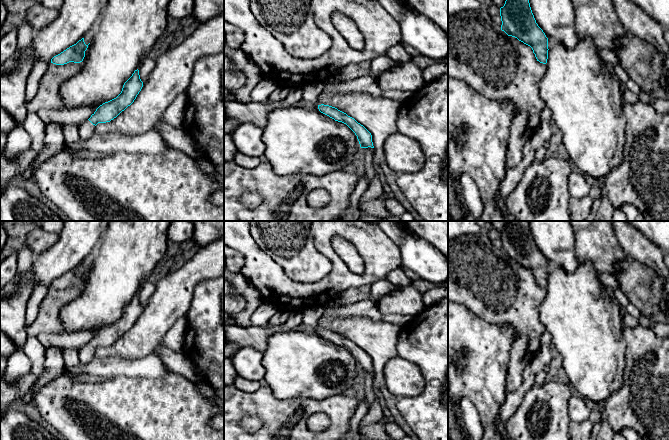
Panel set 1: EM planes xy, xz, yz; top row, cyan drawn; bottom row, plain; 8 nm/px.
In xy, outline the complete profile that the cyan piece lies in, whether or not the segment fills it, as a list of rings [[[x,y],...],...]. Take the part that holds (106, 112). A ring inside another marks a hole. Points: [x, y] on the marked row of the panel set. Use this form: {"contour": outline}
{"contour": [[[137,69],[124,83],[121,93],[116,98],[100,105],[88,120],[78,125],[80,138],[83,141],[91,138],[95,134],[98,123],[110,122],[116,118],[134,102],[142,87],[143,82]]]}

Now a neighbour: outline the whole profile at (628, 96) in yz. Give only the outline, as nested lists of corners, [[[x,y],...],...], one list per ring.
[[[623,87],[622,89],[622,96],[624,102],[635,104],[639,101],[638,95],[632,93],[630,90],[626,89],[625,87]]]

